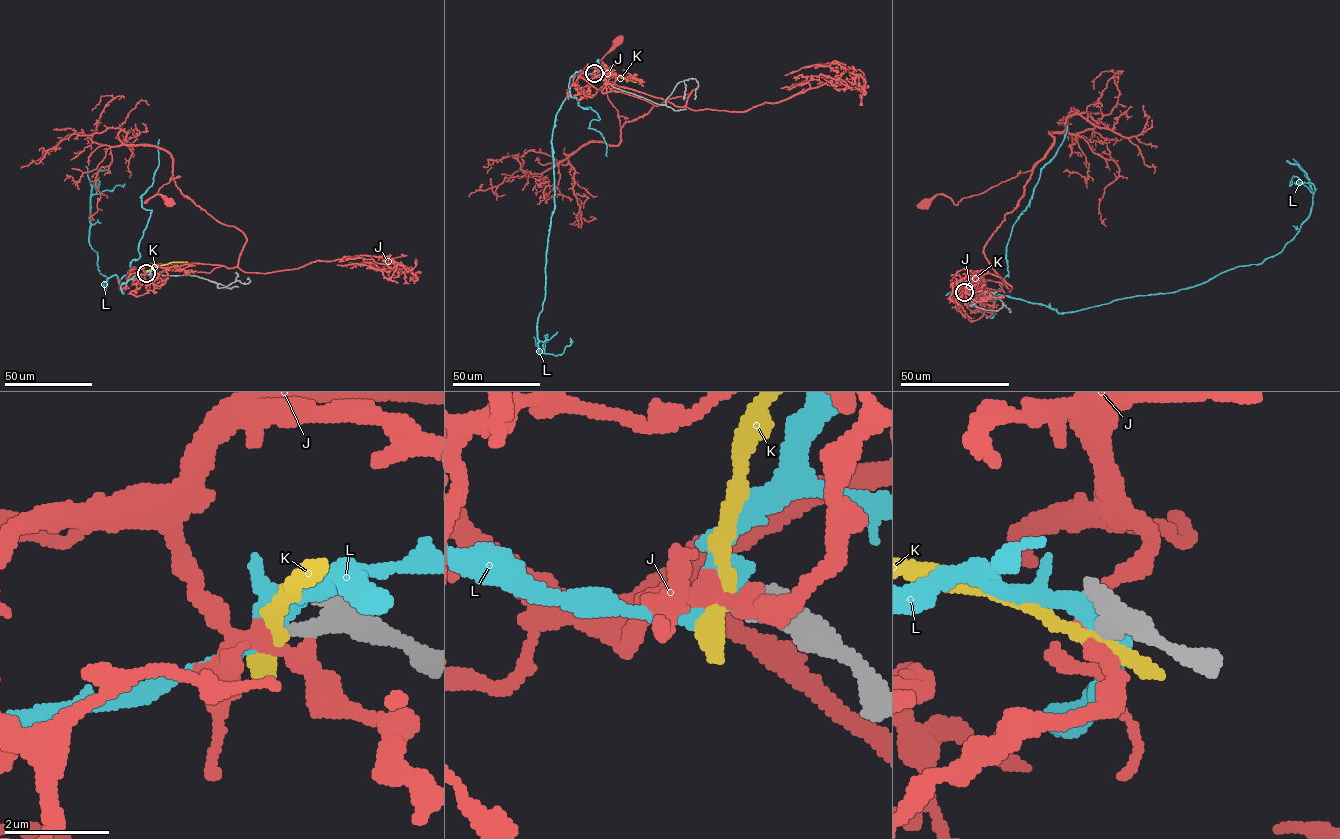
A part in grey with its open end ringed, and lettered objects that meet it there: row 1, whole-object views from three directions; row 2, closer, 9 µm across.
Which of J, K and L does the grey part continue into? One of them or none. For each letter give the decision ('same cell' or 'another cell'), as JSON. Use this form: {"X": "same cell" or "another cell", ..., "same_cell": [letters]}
{"J": "another cell", "K": "another cell", "L": "another cell", "same_cell": []}

